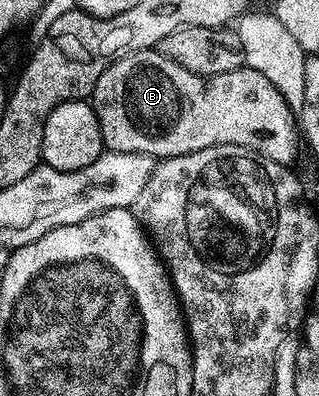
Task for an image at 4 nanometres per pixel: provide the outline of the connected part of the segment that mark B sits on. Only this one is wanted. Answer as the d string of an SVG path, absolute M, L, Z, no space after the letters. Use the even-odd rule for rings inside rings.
M145 48L142 52L129 52L126 56L119 56L107 70L103 70L103 74L99 78L99 82L95 82L95 90L91 97L91 103L95 114L99 118L99 130L101 131L102 145L110 152L138 152L139 154L147 154L154 158L168 158L171 156L182 156L183 154L191 154L195 150L207 150L211 146L219 146L220 144L230 144L231 146L243 146L249 148L253 152L257 152L260 156L266 156L269 160L274 160L277 164L290 165L293 161L295 152L295 120L292 120L291 109L282 99L281 94L276 88L269 83L267 78L261 73L257 73L255 69L248 66L228 72L227 74L219 74L218 76L196 76L191 74L191 70L183 70L183 66L179 66L175 62L171 62L171 58L164 56L160 50Z

